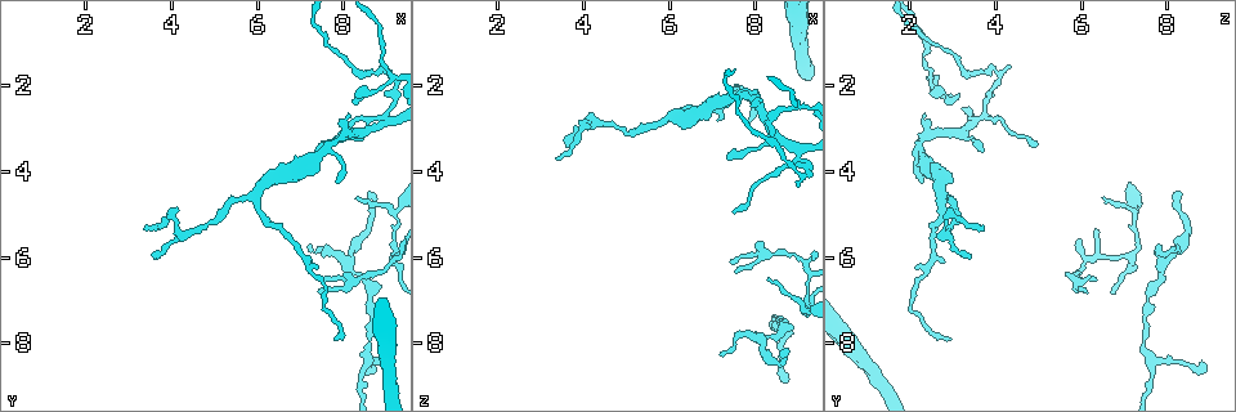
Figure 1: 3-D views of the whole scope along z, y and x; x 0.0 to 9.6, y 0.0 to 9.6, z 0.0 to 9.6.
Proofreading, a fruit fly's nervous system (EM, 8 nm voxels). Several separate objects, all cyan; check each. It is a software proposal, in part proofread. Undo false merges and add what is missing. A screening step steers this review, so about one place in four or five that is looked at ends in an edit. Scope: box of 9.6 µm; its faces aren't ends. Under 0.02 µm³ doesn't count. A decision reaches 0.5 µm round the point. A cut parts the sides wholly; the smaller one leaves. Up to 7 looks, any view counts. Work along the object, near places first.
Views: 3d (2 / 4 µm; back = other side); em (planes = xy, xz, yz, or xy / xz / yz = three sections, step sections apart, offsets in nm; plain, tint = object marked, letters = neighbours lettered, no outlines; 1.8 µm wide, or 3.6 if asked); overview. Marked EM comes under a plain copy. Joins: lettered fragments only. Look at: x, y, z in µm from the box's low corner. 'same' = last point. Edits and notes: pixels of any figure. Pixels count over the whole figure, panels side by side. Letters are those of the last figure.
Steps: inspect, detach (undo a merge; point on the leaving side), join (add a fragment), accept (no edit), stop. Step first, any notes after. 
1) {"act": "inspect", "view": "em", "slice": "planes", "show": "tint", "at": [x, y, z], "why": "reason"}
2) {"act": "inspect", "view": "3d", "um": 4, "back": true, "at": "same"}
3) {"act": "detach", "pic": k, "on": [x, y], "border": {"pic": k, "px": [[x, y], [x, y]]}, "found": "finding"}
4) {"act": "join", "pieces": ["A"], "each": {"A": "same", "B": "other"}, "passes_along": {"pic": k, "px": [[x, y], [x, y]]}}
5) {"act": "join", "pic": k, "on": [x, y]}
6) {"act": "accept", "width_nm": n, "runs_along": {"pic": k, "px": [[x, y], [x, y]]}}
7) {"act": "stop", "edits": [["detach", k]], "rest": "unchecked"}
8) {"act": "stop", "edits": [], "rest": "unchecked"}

{"act": "inspect", "view": "3d", "um": 4, "at": [7.55, 3.40, 4.90], "why": "an open end"}

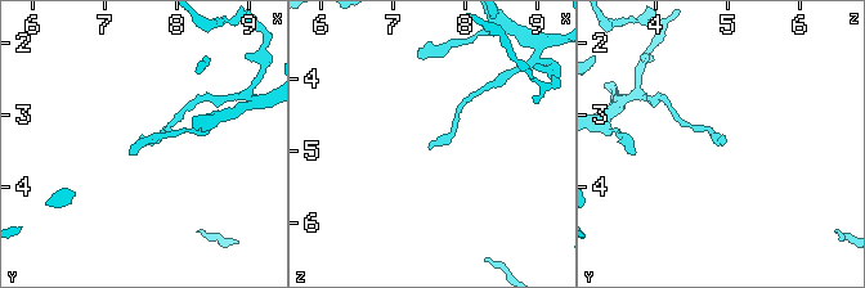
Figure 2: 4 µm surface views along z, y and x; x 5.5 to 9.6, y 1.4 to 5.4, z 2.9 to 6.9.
{"act": "inspect", "view": "em", "slice": "planes", "show": "letters", "at": [7.50, 3.45, 4.90], "why": "shape alone is not enough"}

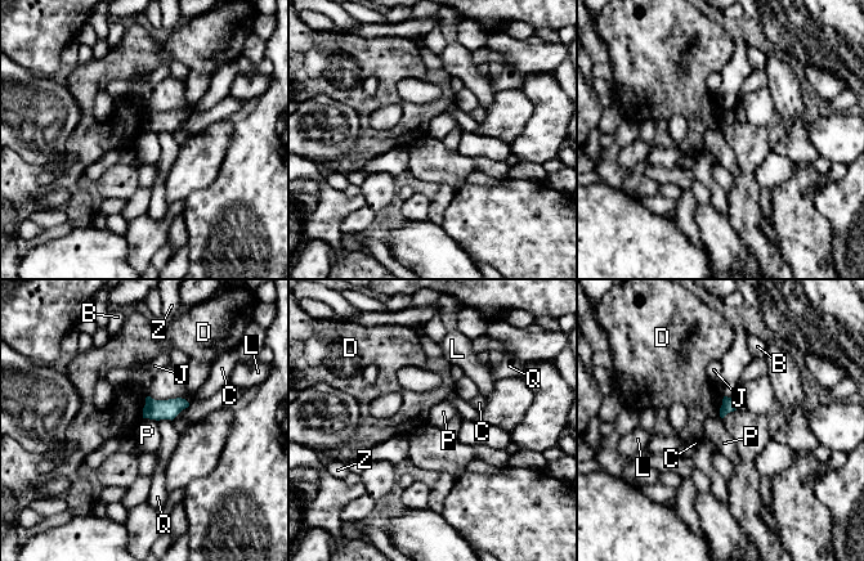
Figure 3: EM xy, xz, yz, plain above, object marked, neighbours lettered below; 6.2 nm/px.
{"act": "accept", "each": {"B": "other", "C": "other", "D": "other", "J": "other", "L": "other", "P": "other", "Q": "other", "Z": "other"}, "border": {"pic": 3, "px": [[143, 417], [157, 421]]}, "found": "none of them fits"}

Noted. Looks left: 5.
{"act": "inspect", "view": "3d", "um": 4, "at": [8.60, 4.50, 8.35]}

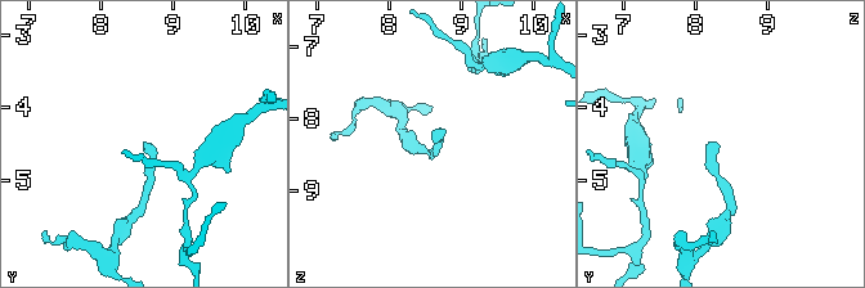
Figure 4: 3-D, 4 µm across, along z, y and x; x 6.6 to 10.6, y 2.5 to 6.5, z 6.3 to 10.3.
{"act": "inspect", "view": "em", "slice": "planes", "show": "letters", "at": [8.65, 4.45, 8.30]}

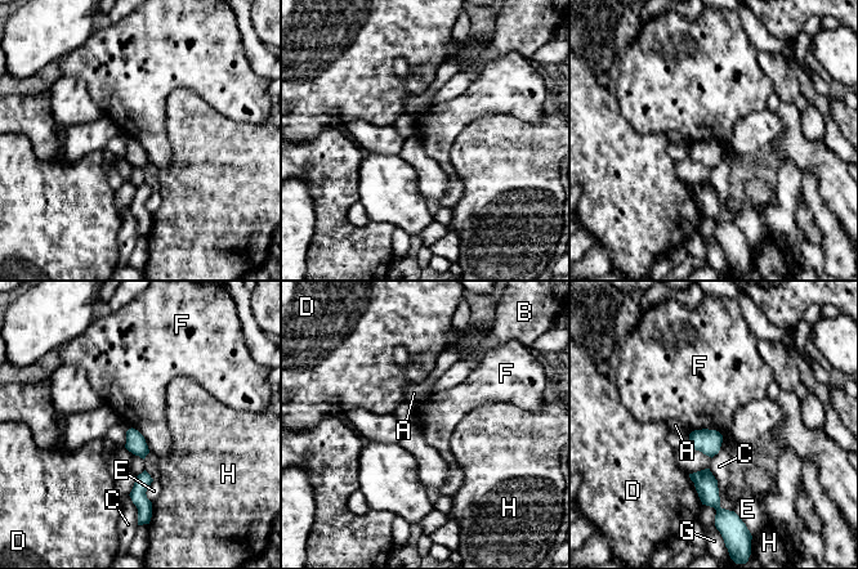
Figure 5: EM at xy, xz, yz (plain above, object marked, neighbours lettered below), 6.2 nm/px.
{"act": "accept", "width_nm": 130, "each": {"A": "other", "B": "other", "C": "other", "D": "other", "E": "other", "F": "other", "G": "other", "H": "other"}, "border": {"pic": 5, "px": [[692, 430], [715, 429], [723, 442]]}, "found": "none of them fits"}

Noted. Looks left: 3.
{"act": "inspect", "view": "em", "slice": "xy", "step": 16, "show": "letters", "at": [7.25, 5.65, 8.30], "why": "tapers out"}

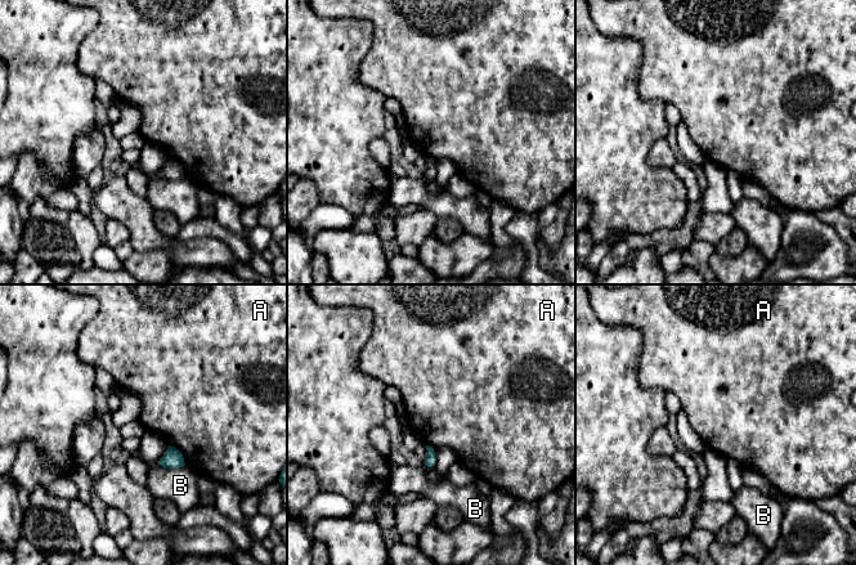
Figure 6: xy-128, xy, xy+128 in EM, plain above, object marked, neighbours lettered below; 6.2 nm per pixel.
{"act": "accept", "longest_contact_nm": ["B", 180], "each": {"A": "other", "B": "other"}, "found": "no lettered fragment goes on from it"}

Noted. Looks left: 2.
{"act": "stop", "edits": [], "rest": "unchecked"}

